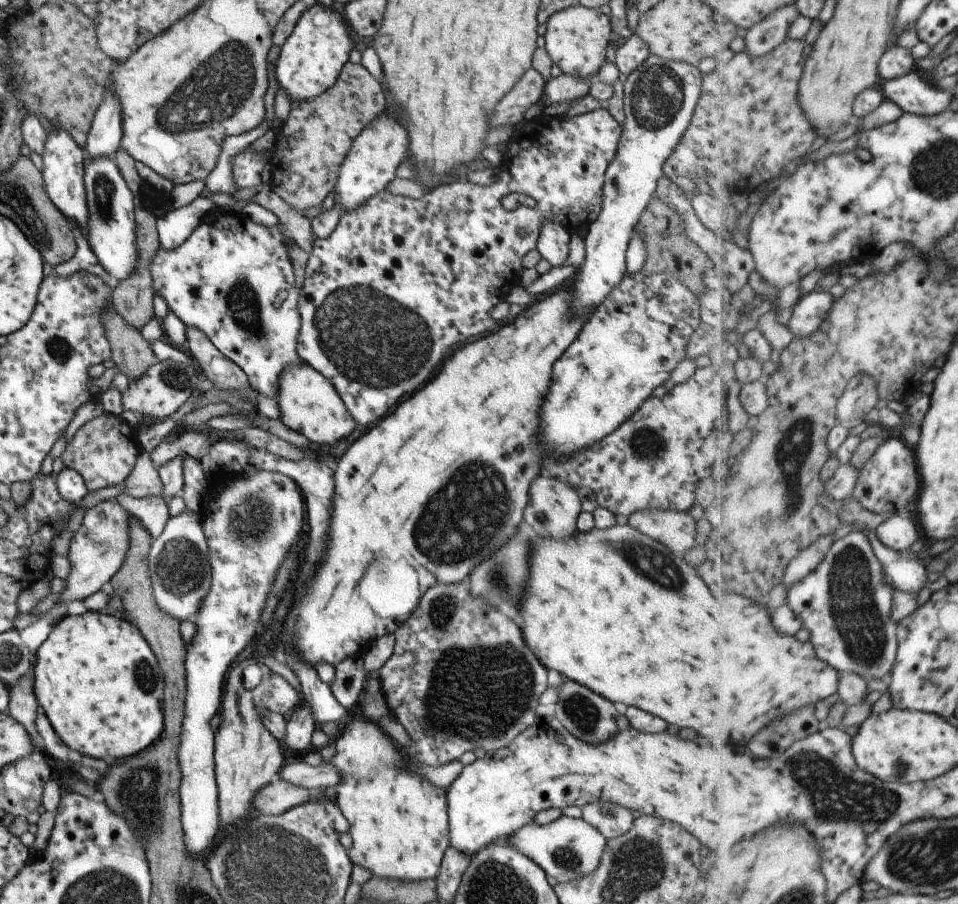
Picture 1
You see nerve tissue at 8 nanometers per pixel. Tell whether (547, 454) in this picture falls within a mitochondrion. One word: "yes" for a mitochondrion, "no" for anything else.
no

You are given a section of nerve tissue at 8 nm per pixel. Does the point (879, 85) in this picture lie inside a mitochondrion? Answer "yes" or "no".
no

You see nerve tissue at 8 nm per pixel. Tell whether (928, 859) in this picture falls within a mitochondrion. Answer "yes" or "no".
yes

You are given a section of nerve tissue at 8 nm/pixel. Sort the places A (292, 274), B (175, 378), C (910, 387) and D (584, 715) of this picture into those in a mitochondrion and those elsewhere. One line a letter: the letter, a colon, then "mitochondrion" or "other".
A: other
B: mitochondrion
C: other
D: mitochondrion

